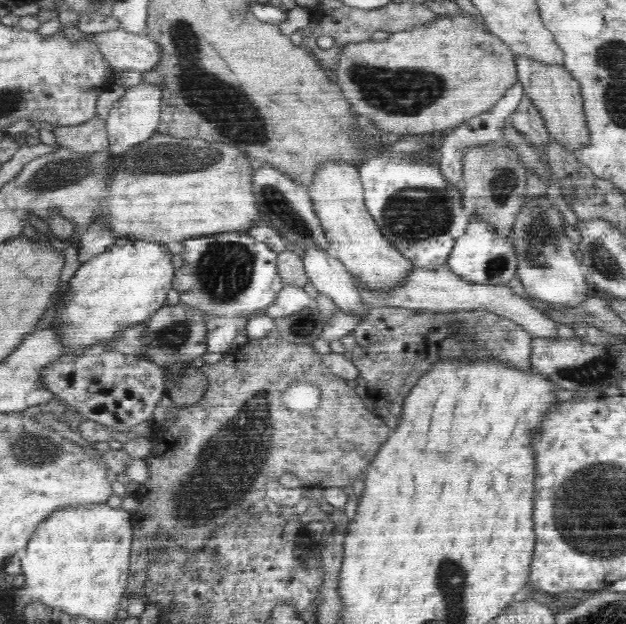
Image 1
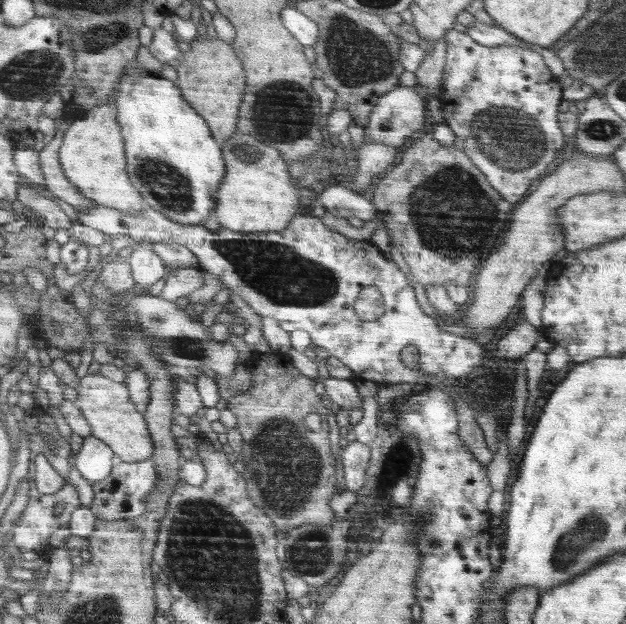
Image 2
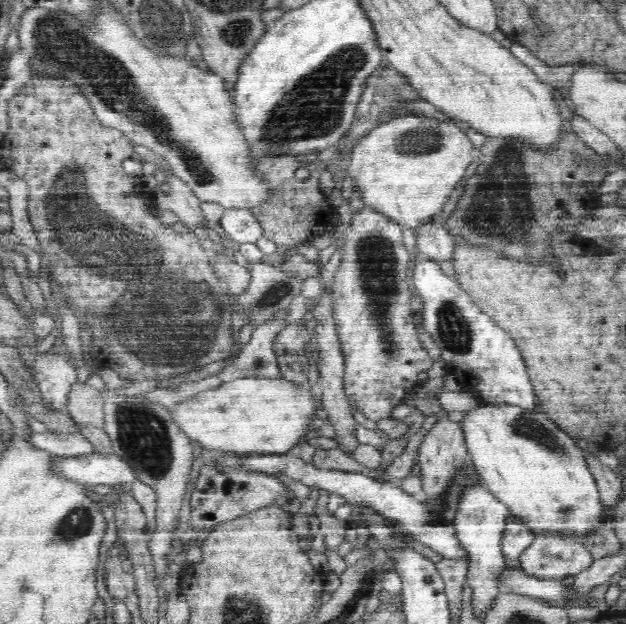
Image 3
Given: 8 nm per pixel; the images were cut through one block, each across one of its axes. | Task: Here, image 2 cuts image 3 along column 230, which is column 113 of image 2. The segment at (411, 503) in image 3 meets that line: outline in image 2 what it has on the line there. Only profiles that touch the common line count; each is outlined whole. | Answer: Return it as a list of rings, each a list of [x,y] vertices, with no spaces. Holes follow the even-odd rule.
[[[92,435],[77,455],[76,471],[95,483],[108,478],[118,461],[115,450],[107,442]]]

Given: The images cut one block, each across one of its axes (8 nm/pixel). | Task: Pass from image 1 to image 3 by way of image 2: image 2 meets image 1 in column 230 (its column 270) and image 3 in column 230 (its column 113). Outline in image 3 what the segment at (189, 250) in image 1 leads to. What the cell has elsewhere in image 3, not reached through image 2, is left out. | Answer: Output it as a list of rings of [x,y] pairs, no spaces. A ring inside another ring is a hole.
[[[229,208],[218,221],[229,237],[239,244],[256,243],[264,236],[264,228],[250,209]]]

